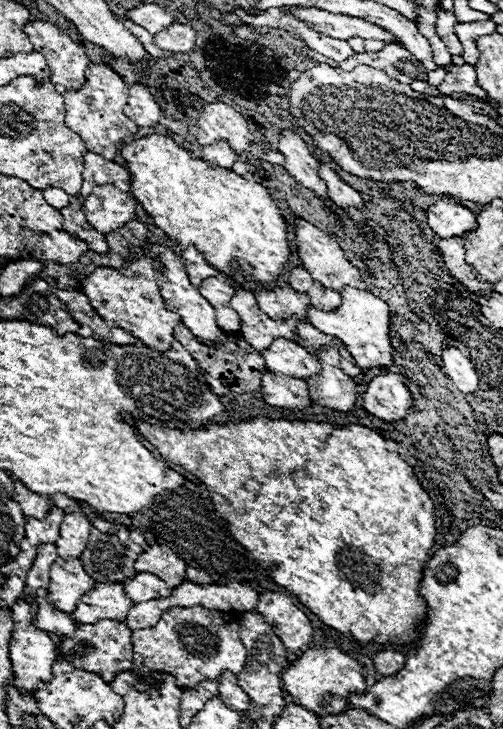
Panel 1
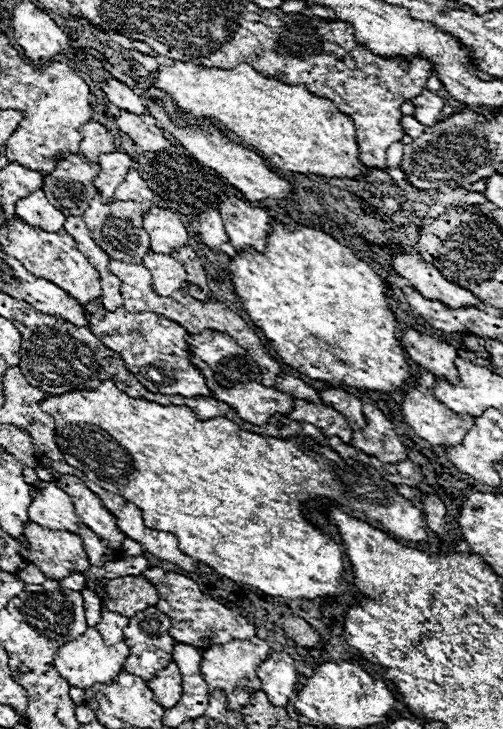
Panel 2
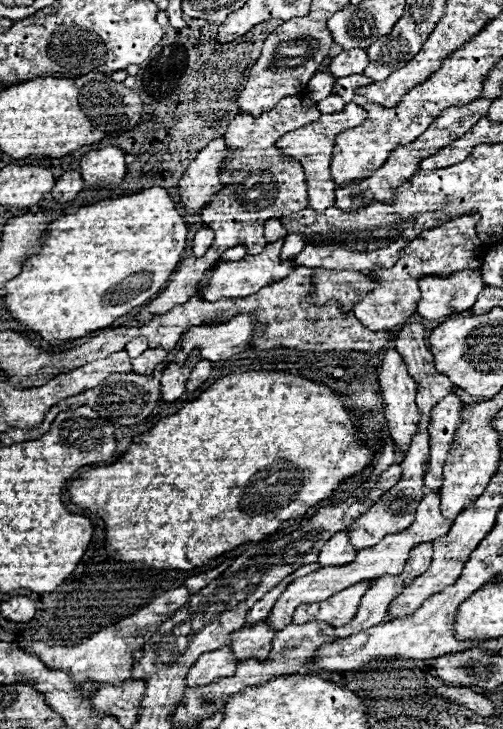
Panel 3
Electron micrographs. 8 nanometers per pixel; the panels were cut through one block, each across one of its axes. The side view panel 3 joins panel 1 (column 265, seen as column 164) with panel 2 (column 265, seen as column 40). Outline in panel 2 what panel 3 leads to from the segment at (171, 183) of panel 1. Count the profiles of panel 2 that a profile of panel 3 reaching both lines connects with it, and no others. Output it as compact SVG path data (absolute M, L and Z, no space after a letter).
M274 224L268 232L266 250L238 250L228 262L228 272L252 322L262 330L264 338L270 340L270 346L278 352L282 362L294 370L314 380L378 392L394 392L410 378L404 350L394 336L396 318L386 302L380 276L330 234L298 224Z

